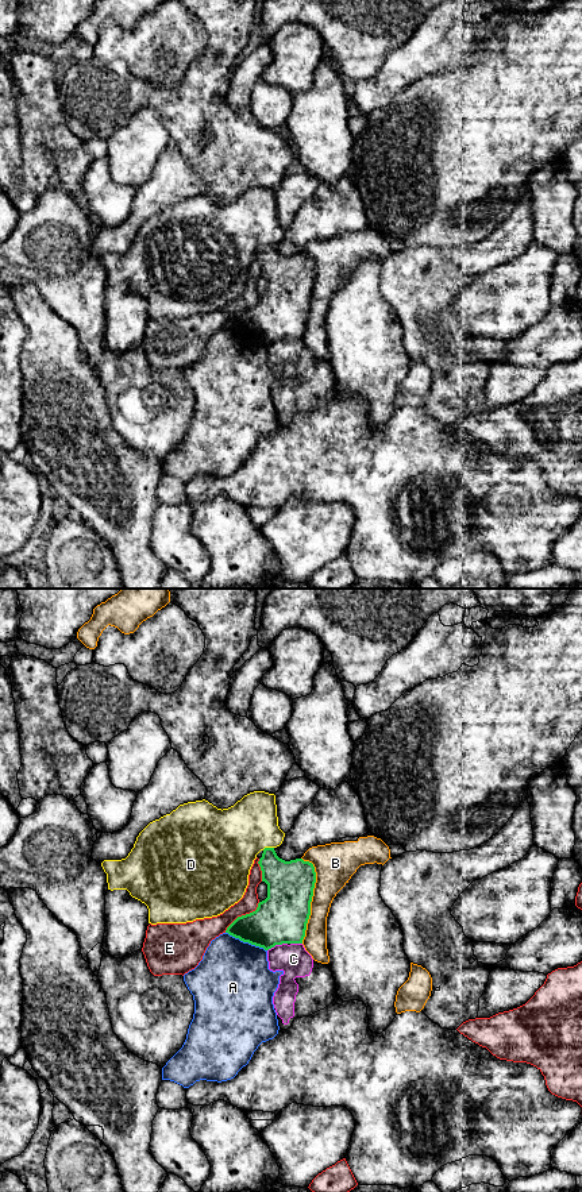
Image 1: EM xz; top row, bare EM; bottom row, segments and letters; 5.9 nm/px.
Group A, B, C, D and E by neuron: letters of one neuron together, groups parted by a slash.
A / B / C / D / E

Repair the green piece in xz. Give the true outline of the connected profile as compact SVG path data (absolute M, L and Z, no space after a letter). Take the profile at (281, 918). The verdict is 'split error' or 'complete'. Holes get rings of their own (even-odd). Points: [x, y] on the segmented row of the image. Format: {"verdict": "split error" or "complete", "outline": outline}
{"verdict": "complete", "outline": "M265 848L258 864L262 882L267 884L267 898L258 903L255 911L238 917L226 933L265 950L282 944L302 944L316 883L313 864L302 859L285 861L277 856L274 848Z"}

